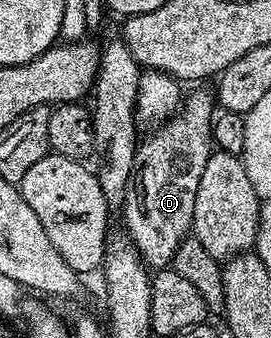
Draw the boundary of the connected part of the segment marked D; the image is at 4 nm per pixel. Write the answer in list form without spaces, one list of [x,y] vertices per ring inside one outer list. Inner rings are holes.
[[[206,87],[196,88],[196,92],[182,97],[179,108],[167,120],[138,141],[131,179],[123,196],[125,235],[151,270],[168,267],[177,246],[191,232],[197,185],[213,151],[211,126],[217,115],[217,100],[203,89]]]

